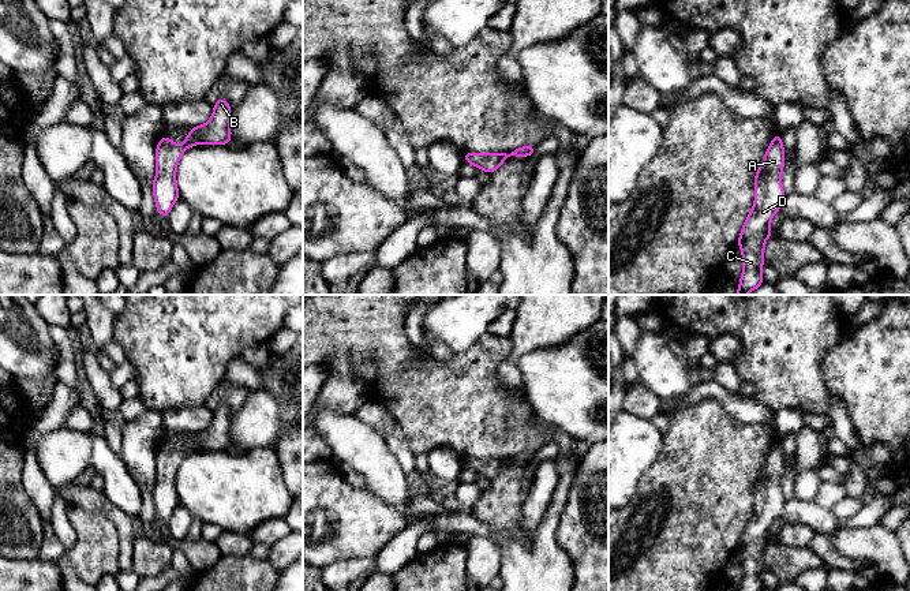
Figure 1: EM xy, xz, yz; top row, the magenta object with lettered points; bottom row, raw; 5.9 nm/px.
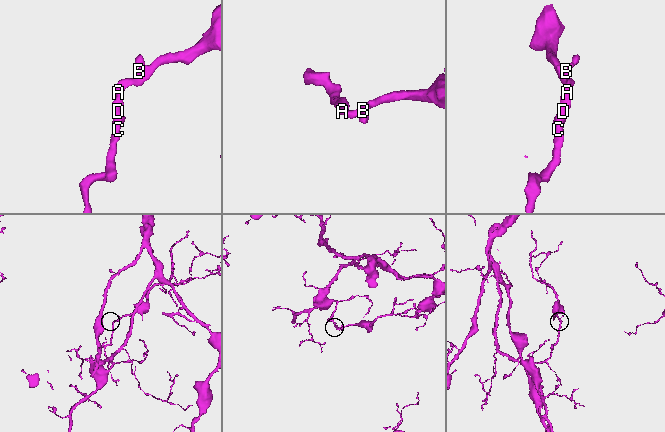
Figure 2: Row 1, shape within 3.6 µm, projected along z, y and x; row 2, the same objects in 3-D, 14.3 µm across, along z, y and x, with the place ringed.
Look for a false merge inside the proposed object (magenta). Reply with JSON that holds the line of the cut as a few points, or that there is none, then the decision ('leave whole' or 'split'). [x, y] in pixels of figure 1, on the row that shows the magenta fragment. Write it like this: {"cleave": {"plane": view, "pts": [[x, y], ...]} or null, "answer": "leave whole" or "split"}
{"cleave": null, "answer": "leave whole"}

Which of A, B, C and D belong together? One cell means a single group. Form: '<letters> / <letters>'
A B C D

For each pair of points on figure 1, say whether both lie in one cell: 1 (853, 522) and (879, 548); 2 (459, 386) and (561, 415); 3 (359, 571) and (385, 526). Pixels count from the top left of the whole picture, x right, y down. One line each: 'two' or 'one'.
1: two
2: two
3: two

